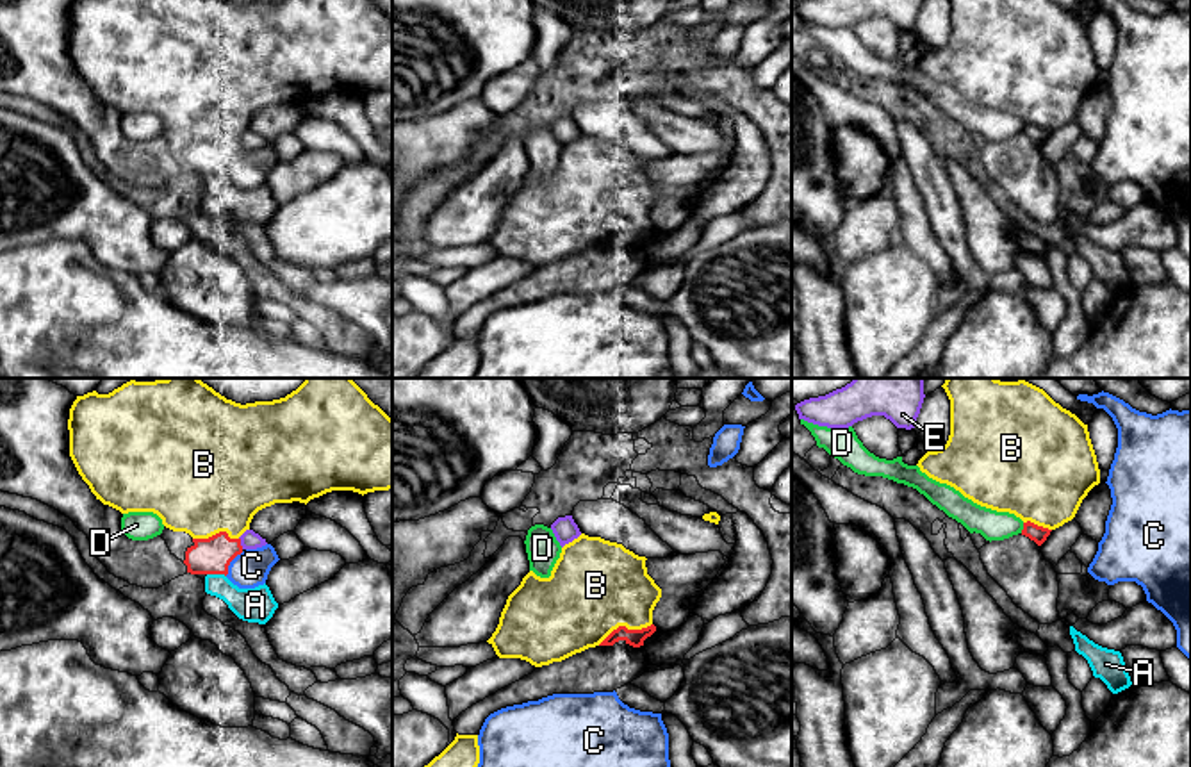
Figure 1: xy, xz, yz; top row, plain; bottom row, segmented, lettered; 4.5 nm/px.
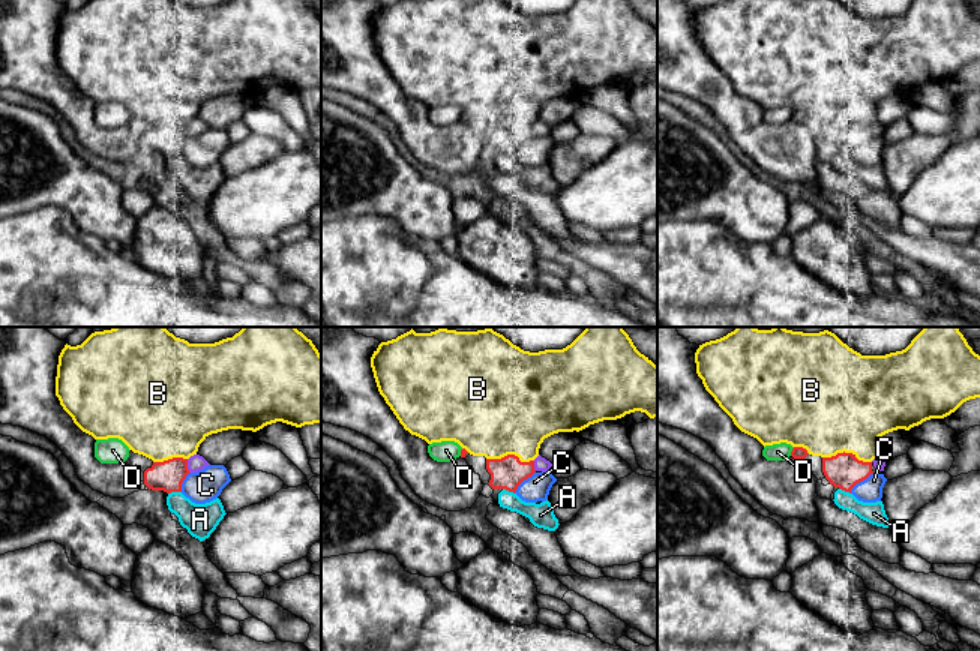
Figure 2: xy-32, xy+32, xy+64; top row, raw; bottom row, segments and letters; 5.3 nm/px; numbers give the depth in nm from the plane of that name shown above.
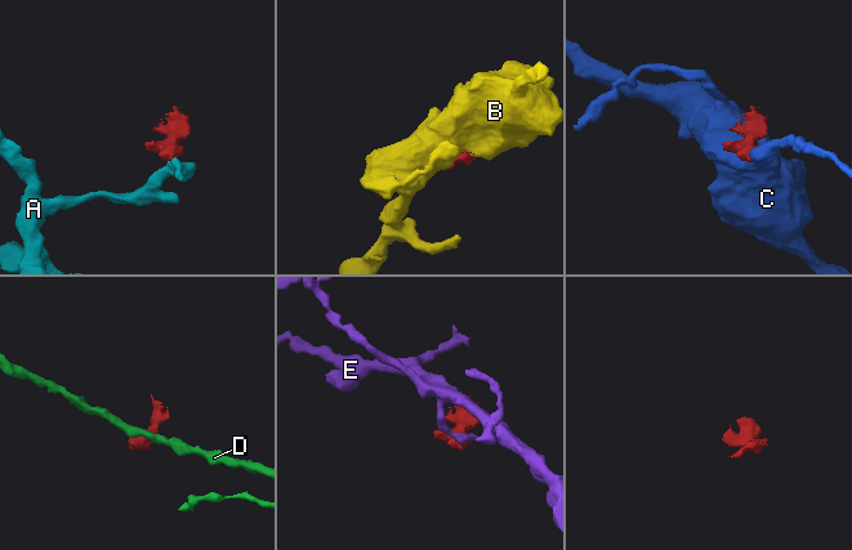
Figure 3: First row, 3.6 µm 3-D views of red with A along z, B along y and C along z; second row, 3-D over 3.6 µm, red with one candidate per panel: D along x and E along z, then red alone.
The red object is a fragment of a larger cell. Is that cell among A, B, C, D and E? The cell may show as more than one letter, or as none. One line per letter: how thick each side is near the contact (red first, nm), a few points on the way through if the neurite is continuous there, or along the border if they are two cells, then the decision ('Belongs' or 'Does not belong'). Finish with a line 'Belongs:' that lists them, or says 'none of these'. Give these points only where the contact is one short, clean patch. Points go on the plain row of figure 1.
A: Thickness 170 nm (red) against 160 nm. Does not belong
B: Thickness 80 nm (red) against 420 nm. Does not belong
C: Thickness 170 nm (red) against 160 nm. Does not belong
D: Thickness 80 nm (red) against 140 nm. Path across: yz (1038, 134), (1024, 129), (992, 125). Belongs
E: Thickness 170 nm (red) against 80 nm. Does not belong
Belongs: D

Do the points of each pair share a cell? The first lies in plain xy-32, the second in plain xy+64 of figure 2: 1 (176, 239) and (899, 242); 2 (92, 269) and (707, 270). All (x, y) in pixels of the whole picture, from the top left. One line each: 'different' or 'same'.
1: different
2: same

